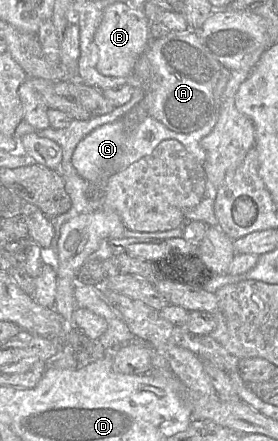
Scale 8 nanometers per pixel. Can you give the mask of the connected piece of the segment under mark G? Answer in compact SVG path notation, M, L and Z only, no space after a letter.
M222 66L213 91L214 107L212 116L198 130L191 133L178 133L170 130L155 118L147 116L134 130L127 131L123 119L118 119L94 129L77 144L72 156L72 164L77 173L86 181L95 181L98 177L112 177L142 157L150 155L161 141L169 139L179 141L198 163L204 164L206 151L201 147L200 142L203 137L213 130L217 123L222 95L230 76L231 71Z

